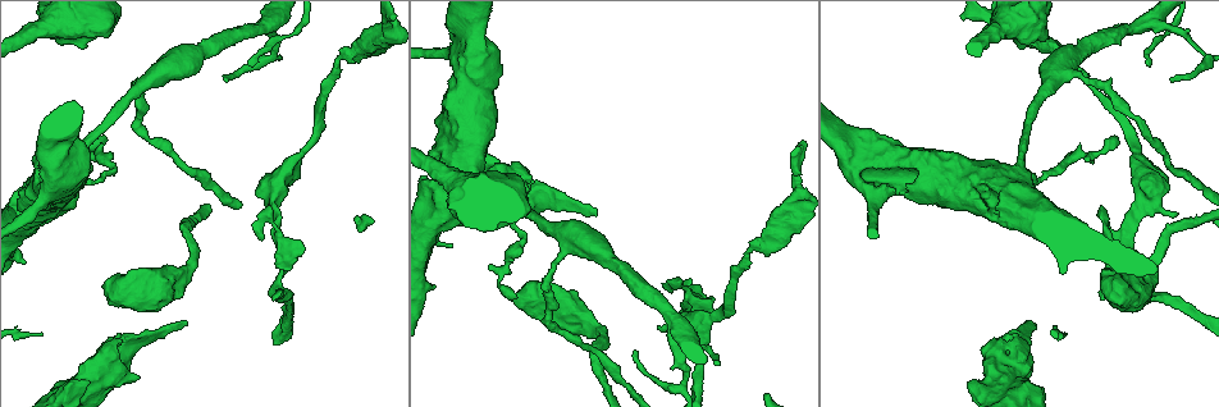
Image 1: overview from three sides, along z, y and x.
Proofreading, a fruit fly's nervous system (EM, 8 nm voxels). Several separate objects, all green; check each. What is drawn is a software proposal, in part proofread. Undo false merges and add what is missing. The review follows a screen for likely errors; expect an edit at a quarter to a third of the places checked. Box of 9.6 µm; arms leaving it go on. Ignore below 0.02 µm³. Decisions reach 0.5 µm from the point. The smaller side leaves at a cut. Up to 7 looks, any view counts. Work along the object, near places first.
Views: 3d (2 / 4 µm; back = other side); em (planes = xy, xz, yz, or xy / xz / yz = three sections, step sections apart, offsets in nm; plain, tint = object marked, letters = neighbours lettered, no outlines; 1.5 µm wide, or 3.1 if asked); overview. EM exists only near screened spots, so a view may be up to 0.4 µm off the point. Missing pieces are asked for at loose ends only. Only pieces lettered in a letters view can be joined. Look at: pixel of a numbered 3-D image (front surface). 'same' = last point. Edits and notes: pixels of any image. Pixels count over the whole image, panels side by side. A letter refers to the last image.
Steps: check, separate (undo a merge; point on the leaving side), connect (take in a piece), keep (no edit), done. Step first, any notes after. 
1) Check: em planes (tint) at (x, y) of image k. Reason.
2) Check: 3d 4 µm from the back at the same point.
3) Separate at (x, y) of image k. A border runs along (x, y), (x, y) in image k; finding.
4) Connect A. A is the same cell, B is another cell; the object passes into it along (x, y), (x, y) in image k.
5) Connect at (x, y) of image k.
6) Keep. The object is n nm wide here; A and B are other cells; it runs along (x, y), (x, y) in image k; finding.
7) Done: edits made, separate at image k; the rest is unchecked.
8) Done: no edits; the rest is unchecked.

Check: 3d 2 µm at (679, 335) of image 1. Three-way junction.

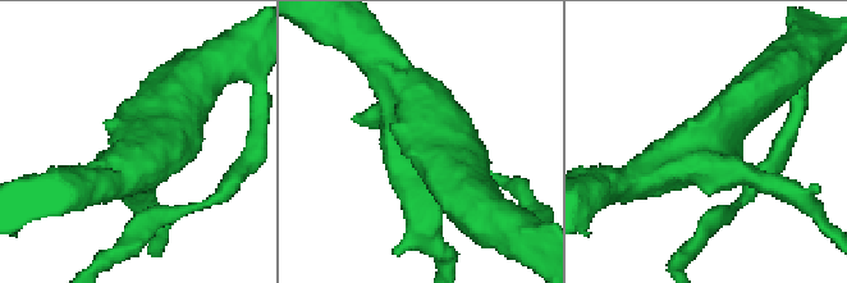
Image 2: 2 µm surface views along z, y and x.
Check: em xz step 4 (tint) at (418, 130) of image 2. 3 arms meet here; the arms are 190, 280, 340 nm wide.

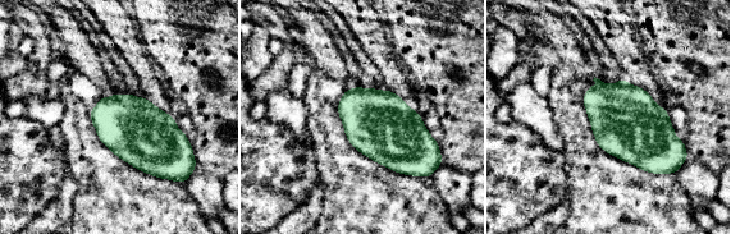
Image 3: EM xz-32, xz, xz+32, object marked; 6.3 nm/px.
Check: em planes (letters) at the same point.

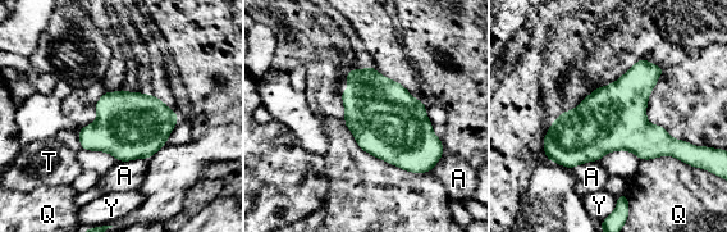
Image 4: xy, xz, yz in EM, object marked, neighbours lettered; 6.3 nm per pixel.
Keep. A, Q, T and Y are other cells; a border runs along (147, 158), (118, 162) in image 4; continuous, no second neuron.

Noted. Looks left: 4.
Check: 3d 2 µm at (118, 340) of image 1. Branch stops here.

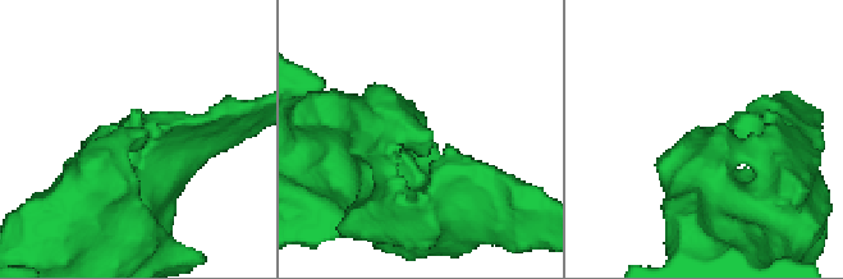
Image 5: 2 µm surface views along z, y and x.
Check: em xy step 4 (letters) at (130, 135) of image 5. Now the EM.

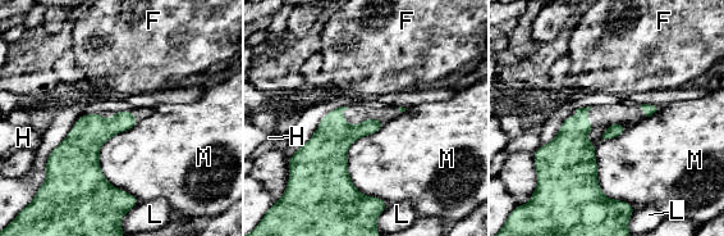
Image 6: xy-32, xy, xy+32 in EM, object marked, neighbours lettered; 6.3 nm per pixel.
Keep. F, H, L and M are other cells; a border runs along (385, 123), (347, 172), (388, 204) in image 6; none of them fits.

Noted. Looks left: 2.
Check: 3d 4 µm at (185, 322) of image 1. Tapers out.

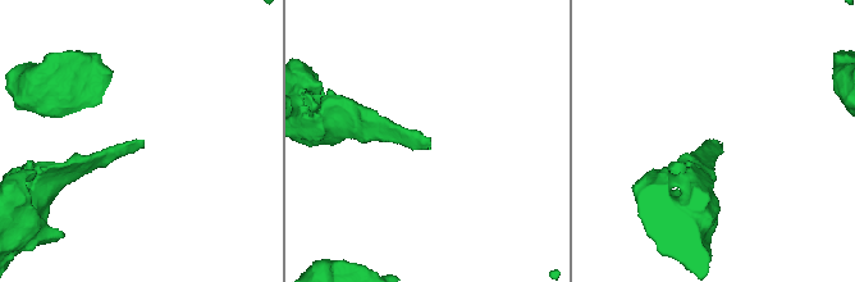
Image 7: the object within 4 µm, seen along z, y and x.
Check: em planes (letters) at (722, 145) of image 7.

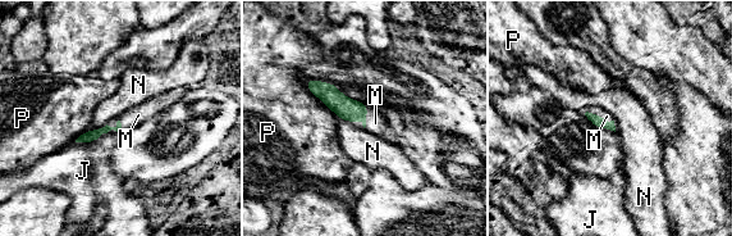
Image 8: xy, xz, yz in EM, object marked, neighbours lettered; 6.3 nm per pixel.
Connect M. M is the same cell, J, N and P are other cells; the object passes into it along (346, 108), (366, 117), (375, 123) in image 8; it goes on there.

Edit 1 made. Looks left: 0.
Done: edits made, connect at image 8; the rest is unchecked.

